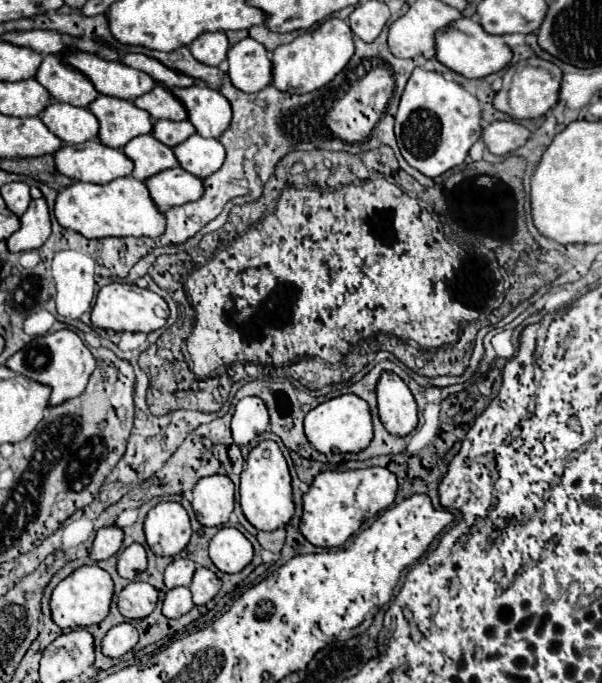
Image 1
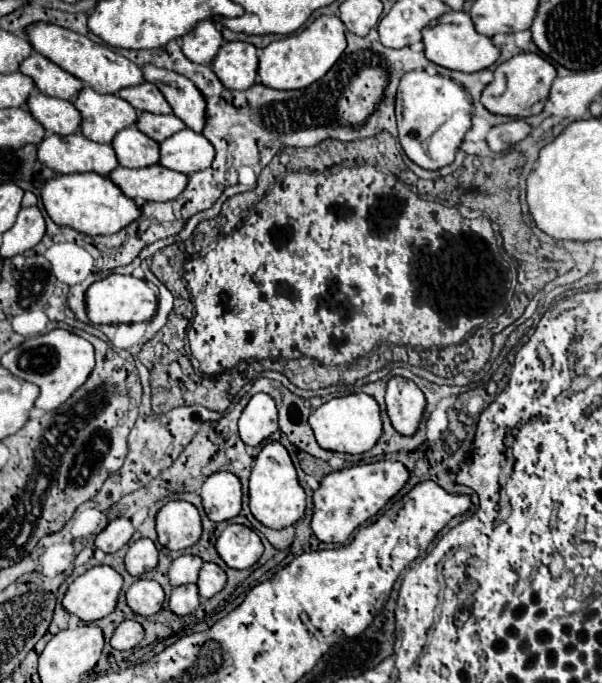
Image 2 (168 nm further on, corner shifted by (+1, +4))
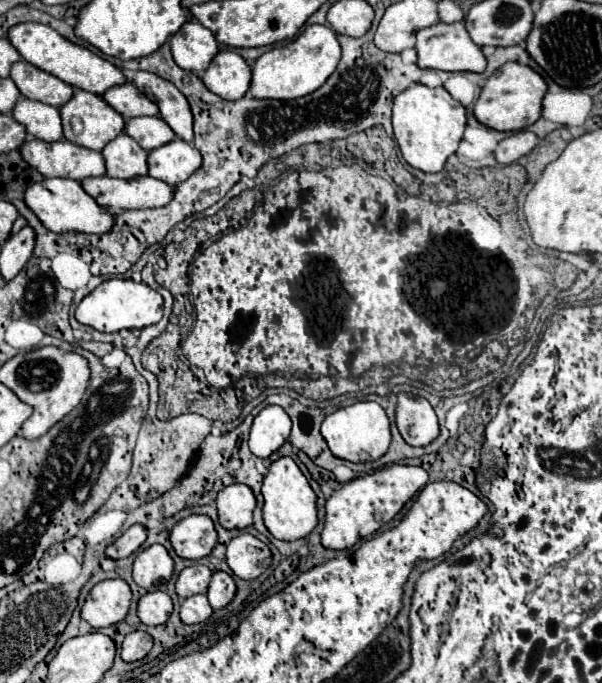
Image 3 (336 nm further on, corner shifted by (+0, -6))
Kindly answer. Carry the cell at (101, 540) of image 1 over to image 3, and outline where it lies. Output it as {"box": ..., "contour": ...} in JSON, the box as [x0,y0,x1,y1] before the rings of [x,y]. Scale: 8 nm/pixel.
{"box":[105,524,147,560],"contour":[[[133,524],[131,528],[127,528],[111,546],[107,546],[105,554],[111,560],[119,560],[119,558],[127,558],[131,556],[147,538],[147,532],[141,524]]]}

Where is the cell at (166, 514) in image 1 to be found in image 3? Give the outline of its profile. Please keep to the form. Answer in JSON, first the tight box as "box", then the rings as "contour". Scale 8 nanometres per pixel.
{"box":[169,514,217,560],"contour":[[[191,514],[173,526],[169,540],[177,556],[199,560],[211,554],[217,542],[217,532],[209,516]]]}

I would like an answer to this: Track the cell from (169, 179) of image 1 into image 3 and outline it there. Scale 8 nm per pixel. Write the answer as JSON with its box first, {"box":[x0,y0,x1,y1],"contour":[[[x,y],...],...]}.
{"box":[81,176,173,210],"contour":[[[111,176],[85,178],[81,186],[101,206],[117,210],[145,210],[161,208],[173,200],[173,186],[153,176],[139,176],[133,180],[117,180]]]}

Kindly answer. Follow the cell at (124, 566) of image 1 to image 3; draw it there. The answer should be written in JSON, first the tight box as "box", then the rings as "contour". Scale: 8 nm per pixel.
{"box":[133,544,173,590],"contour":[[[153,544],[137,554],[133,562],[133,580],[137,586],[153,590],[173,576],[173,560],[161,544]]]}

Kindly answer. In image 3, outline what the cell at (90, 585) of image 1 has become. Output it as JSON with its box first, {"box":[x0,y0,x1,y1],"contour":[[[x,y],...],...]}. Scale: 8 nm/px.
{"box":[81,578,131,628],"contour":[[[121,578],[103,580],[91,588],[81,608],[81,618],[93,628],[113,626],[121,622],[131,606],[129,584]]]}

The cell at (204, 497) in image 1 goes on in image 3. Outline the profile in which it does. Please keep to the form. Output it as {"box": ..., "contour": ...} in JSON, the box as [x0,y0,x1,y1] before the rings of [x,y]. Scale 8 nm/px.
{"box":[215,484,255,530],"contour":[[[231,484],[221,490],[215,498],[219,524],[227,530],[243,530],[251,526],[251,516],[255,510],[255,496],[245,484]]]}

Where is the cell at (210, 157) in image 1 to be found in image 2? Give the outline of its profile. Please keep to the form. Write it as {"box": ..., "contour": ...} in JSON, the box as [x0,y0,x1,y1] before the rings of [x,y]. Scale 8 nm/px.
{"box":[160,128,214,174],"contour":[[[182,128],[160,144],[160,166],[182,174],[204,170],[214,160],[214,146],[190,128]]]}

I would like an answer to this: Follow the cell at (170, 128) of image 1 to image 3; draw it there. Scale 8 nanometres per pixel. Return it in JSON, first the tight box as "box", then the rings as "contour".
{"box":[125,116,175,152],"contour":[[[141,116],[141,118],[131,118],[127,120],[125,134],[129,134],[137,144],[151,152],[163,144],[169,144],[175,138],[175,132],[169,128],[169,124],[161,118],[153,116]]]}

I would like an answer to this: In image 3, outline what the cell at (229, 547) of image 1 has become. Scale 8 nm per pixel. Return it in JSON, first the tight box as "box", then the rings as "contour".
{"box":[227,534,271,580],"contour":[[[241,534],[227,544],[227,564],[235,576],[255,580],[271,564],[269,548],[251,534]]]}

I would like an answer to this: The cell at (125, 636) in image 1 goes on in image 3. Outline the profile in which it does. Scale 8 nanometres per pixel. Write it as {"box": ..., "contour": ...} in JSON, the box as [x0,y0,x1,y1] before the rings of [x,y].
{"box":[121,632,153,662],"contour":[[[131,632],[125,636],[123,644],[121,644],[121,658],[125,662],[135,662],[147,656],[147,652],[153,646],[153,638],[147,632]]]}

